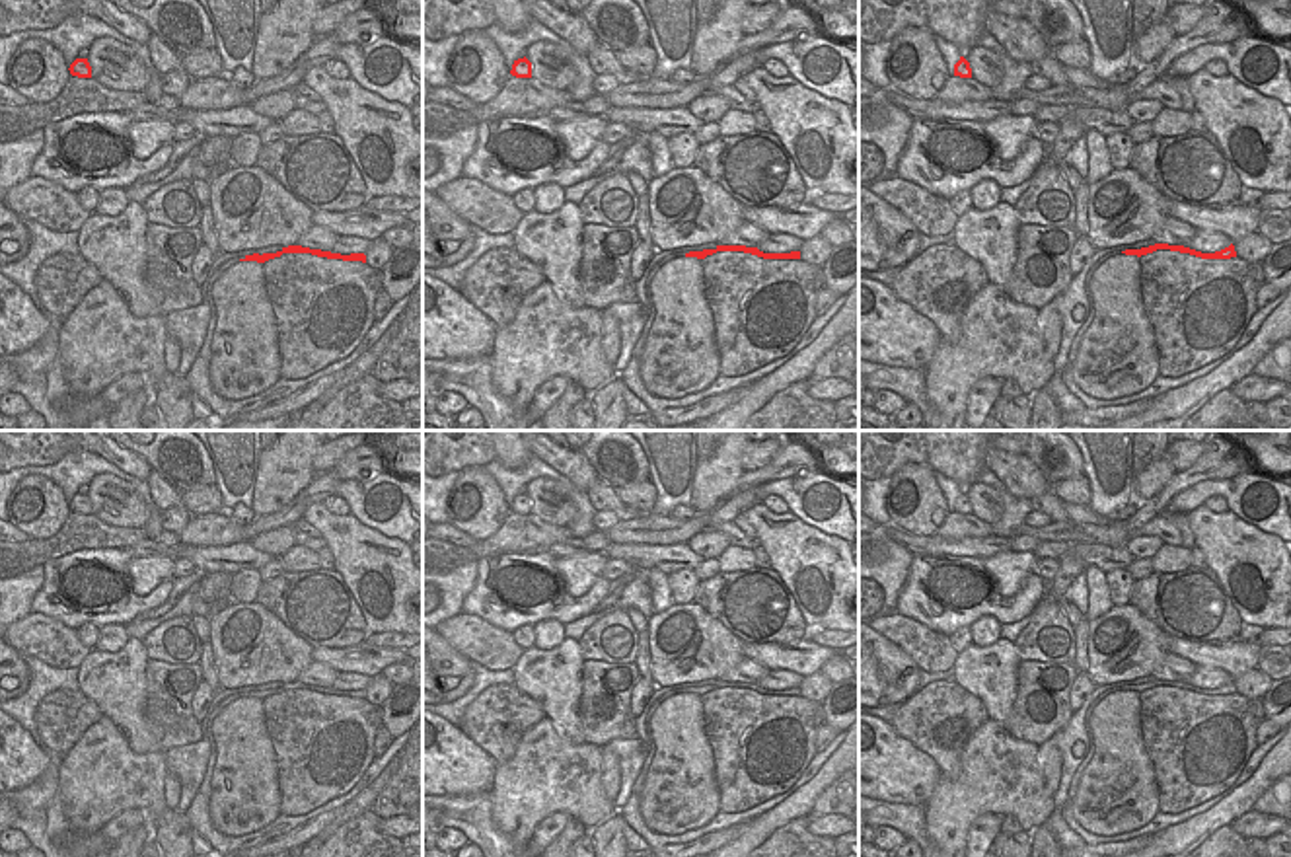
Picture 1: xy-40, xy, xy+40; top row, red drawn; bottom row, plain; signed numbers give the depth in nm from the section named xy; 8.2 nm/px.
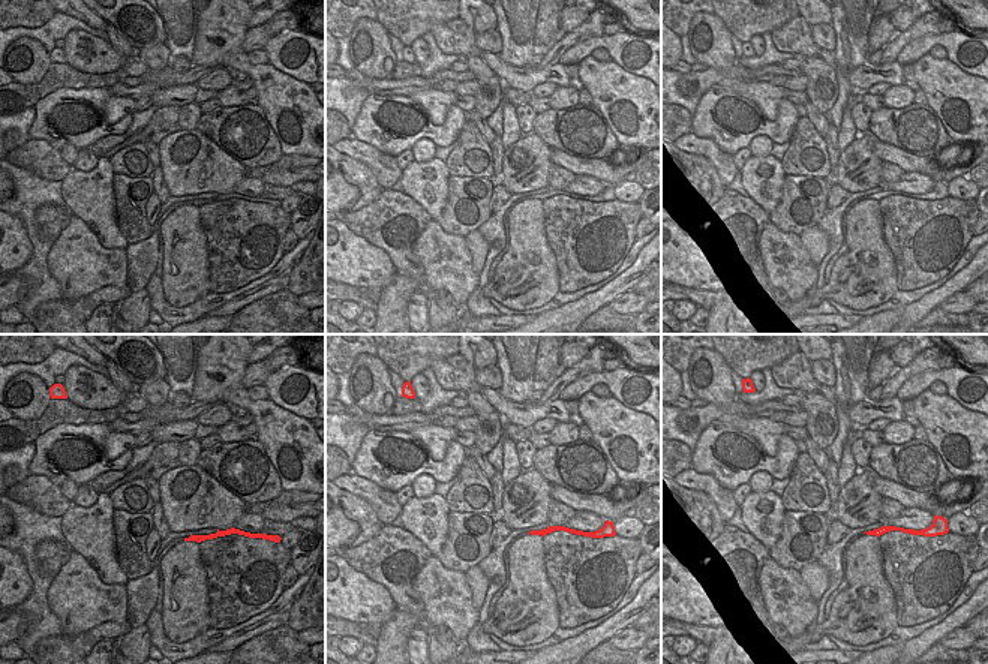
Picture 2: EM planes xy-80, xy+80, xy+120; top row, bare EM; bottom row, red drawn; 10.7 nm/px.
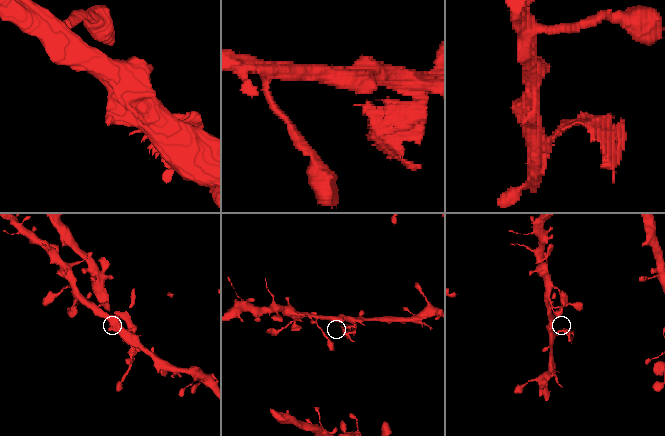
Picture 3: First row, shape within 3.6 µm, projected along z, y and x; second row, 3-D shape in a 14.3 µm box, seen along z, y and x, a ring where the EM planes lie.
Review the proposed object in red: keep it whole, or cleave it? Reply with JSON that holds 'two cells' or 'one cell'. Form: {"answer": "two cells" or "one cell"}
{"answer": "one cell"}

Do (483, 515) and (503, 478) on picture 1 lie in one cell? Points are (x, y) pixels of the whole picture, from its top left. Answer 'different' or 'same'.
different

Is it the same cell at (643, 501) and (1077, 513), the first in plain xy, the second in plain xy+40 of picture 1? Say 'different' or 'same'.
different

